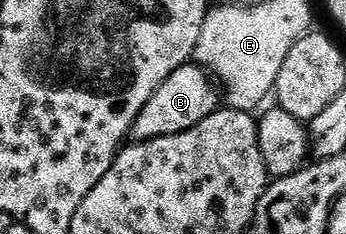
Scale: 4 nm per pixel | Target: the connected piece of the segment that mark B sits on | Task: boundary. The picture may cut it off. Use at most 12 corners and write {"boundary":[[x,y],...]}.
{"boundary":[[195,63],[183,65],[138,111],[131,140],[198,127],[222,97]]}

